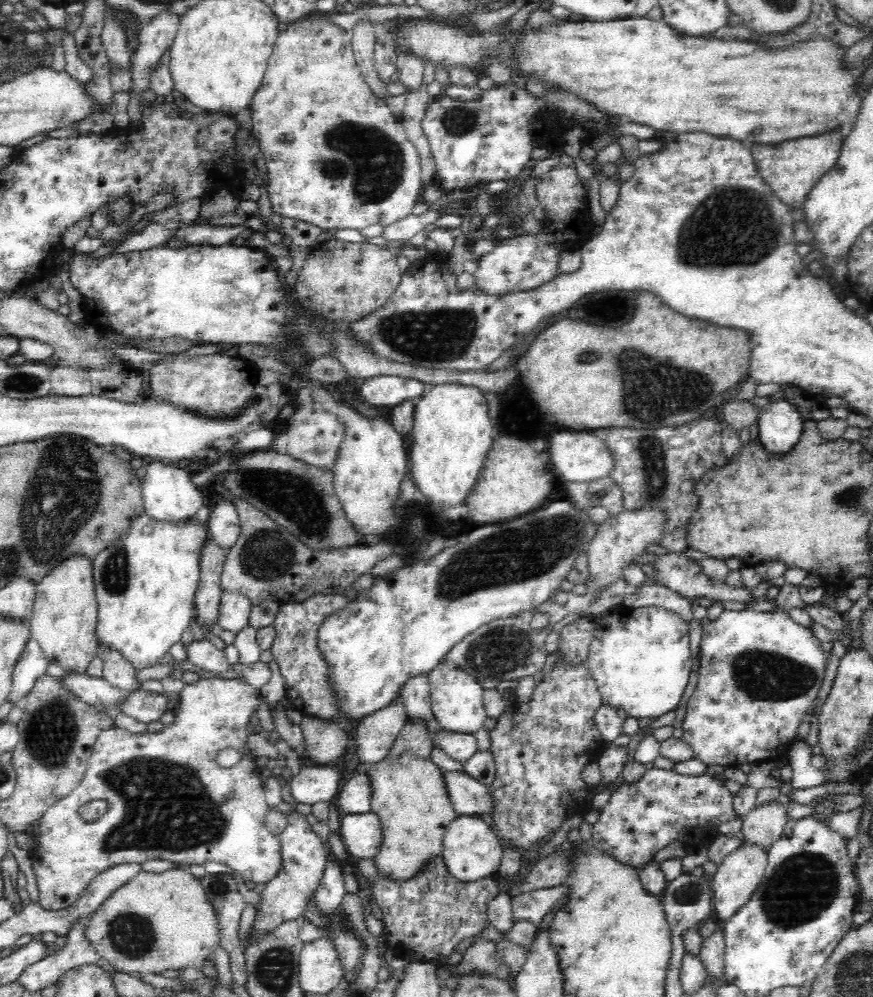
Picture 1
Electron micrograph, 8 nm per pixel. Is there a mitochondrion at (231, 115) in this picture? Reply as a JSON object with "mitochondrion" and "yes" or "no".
{"mitochondrion":"no"}

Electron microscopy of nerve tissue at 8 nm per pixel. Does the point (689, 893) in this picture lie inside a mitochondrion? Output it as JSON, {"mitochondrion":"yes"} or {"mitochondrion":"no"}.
{"mitochondrion":"yes"}

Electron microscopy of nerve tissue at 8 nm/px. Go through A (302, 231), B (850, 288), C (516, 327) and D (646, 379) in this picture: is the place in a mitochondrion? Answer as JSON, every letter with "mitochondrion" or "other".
{"A":"other","B":"other","C":"other","D":"mitochondrion"}

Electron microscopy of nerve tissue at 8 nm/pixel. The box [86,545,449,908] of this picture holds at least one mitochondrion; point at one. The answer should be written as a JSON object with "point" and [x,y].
{"point":[169,809]}

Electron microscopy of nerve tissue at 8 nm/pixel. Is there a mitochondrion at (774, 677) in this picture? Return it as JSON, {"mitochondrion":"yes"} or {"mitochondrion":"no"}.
{"mitochondrion":"yes"}

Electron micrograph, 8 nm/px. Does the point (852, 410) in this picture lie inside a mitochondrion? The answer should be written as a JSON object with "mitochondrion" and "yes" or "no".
{"mitochondrion":"no"}

